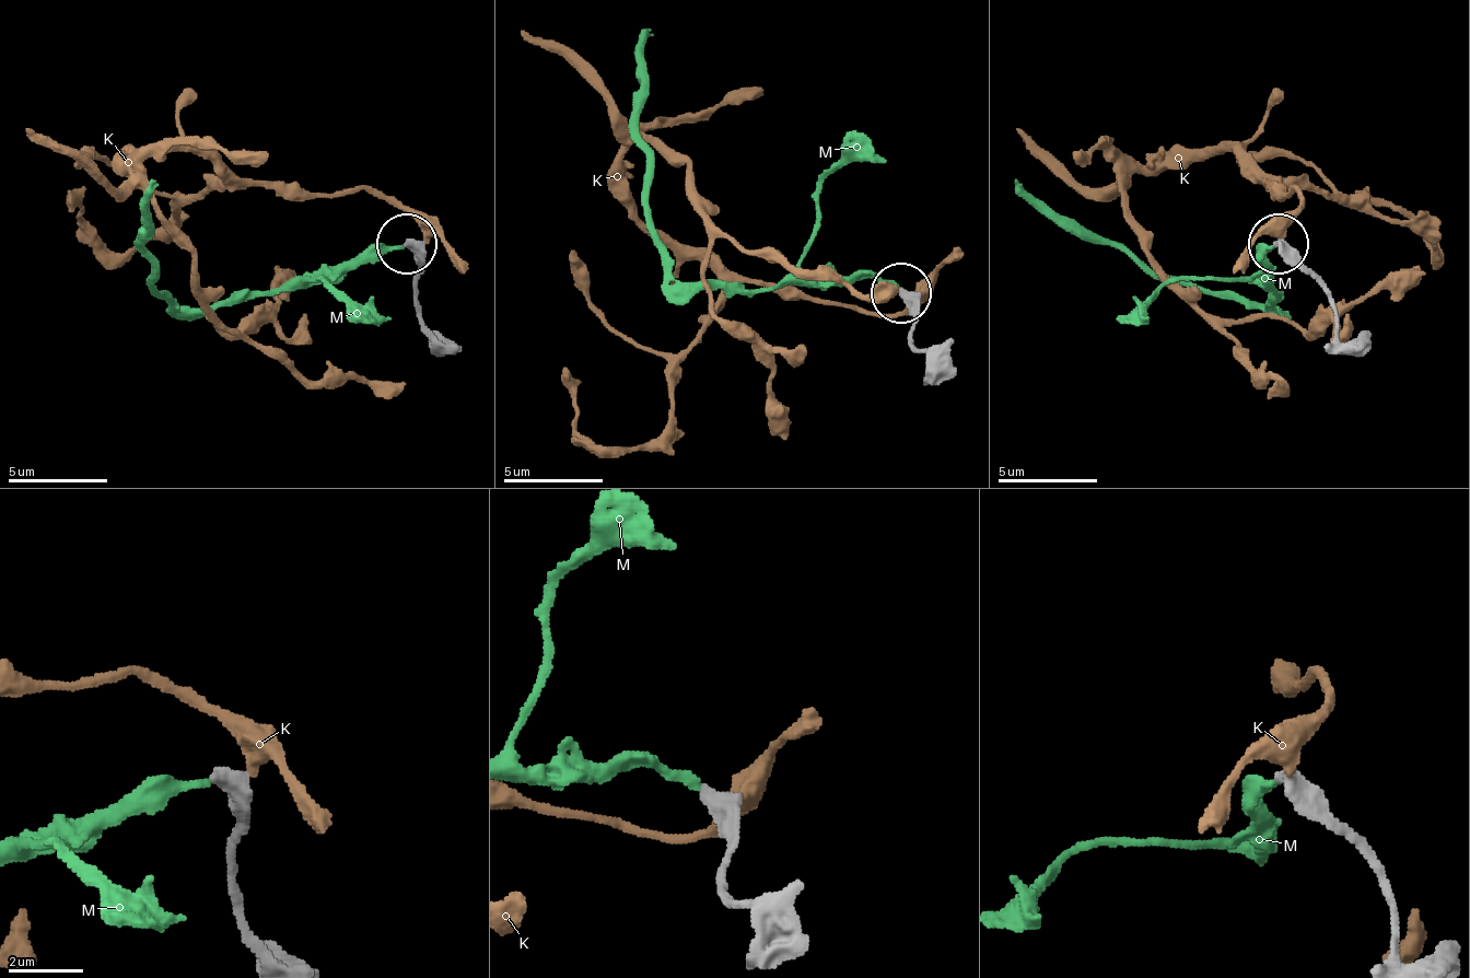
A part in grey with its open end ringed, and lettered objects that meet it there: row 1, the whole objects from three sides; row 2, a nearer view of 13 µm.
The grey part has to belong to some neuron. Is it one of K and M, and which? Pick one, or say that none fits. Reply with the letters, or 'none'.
none

